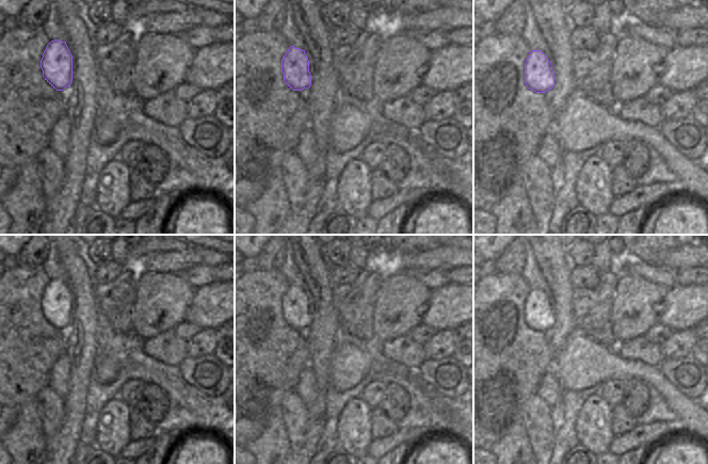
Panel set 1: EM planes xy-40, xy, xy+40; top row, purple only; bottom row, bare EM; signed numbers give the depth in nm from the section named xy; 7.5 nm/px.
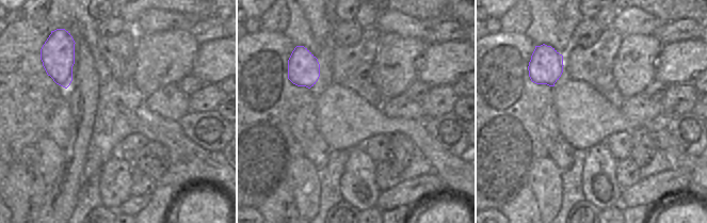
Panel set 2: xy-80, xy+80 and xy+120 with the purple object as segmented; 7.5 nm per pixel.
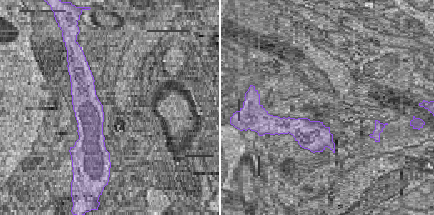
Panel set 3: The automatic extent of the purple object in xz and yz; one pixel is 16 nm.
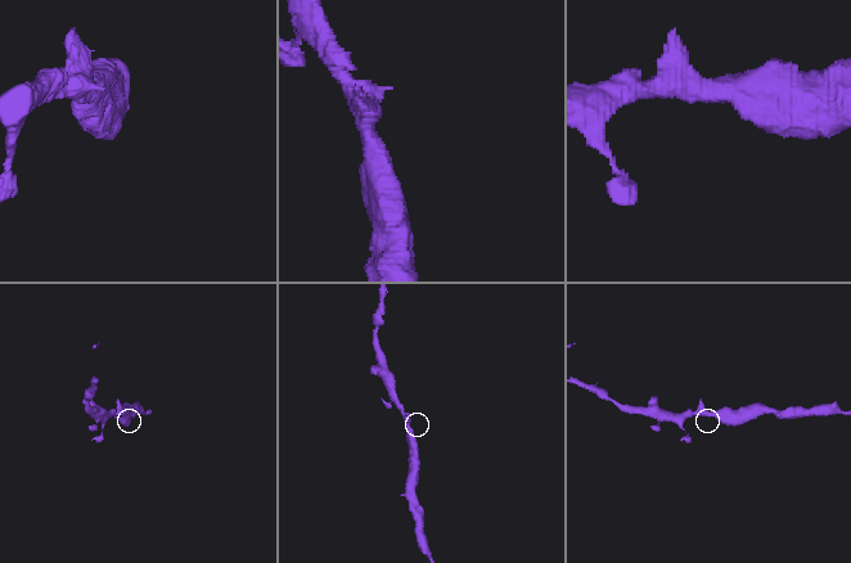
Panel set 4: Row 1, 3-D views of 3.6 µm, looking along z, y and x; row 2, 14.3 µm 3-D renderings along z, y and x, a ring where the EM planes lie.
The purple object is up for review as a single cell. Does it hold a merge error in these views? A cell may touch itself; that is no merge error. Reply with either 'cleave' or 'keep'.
keep

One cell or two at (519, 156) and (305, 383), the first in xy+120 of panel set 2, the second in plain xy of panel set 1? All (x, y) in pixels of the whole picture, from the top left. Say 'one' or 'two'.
two

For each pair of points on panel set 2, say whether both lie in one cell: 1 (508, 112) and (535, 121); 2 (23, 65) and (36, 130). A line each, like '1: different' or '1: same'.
1: same
2: same

